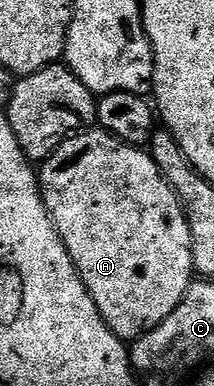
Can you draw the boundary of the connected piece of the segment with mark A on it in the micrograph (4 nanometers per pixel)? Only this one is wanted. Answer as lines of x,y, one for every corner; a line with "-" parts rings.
96,126
91,130
78,132
66,142
62,142
58,146
58,150
54,150
52,155
39,165
38,179
46,210
52,215
54,226
70,254
70,258
74,262
90,298
94,298
94,306
98,306
106,326
110,326
112,333
125,342
135,342
150,330
154,330
162,322
166,322
166,318
170,318
170,314
174,314
174,310
178,310
186,290
194,282
192,239
190,238
190,226
184,213
184,207
180,205
180,199
176,196
176,191
166,182
166,178
160,172
160,167
154,163
151,155
143,147
122,142
116,136
112,136
105,132
103,128

